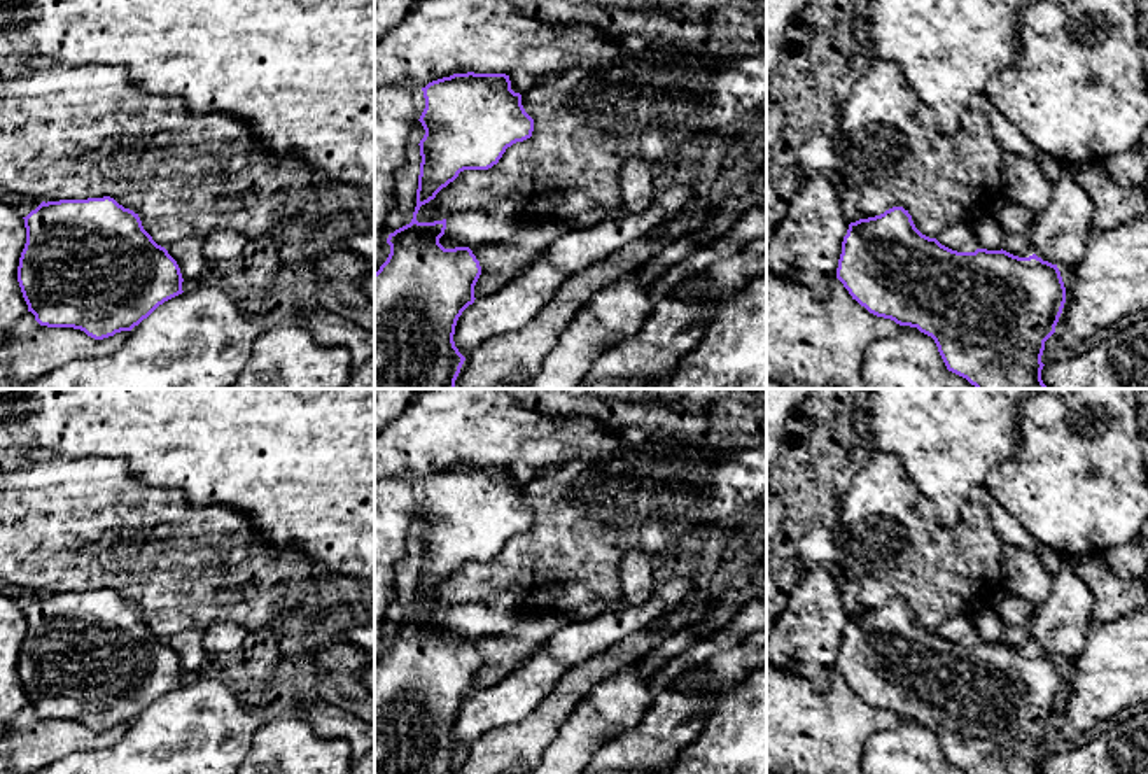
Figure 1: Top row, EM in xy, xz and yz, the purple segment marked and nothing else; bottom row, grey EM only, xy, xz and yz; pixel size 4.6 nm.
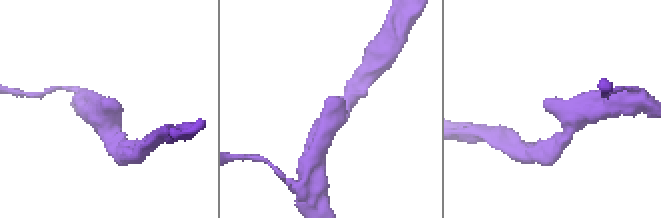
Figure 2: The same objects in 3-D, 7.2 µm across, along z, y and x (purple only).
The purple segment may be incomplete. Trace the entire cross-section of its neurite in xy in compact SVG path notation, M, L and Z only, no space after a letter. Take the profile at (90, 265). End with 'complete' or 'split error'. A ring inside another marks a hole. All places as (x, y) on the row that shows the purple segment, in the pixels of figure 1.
M114 198L42 201L24 219L26 243L19 257L18 282L28 312L40 326L74 327L94 340L131 331L159 305L182 294L182 273L168 250L144 229L138 214Z | complete

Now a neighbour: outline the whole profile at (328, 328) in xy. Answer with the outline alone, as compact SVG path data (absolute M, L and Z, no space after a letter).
M315 305L306 317L296 320L308 327L318 343L346 348L352 354L352 368L362 366L374 355L374 333L322 305Z

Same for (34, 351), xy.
M28 312L19 319L16 333L0 343L0 389L23 389L72 361L110 355L126 336L128 331L121 331L94 340L80 329L40 326Z

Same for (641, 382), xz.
M639 376L632 380L604 380L593 383L581 382L576 389L654 389L654 382Z

